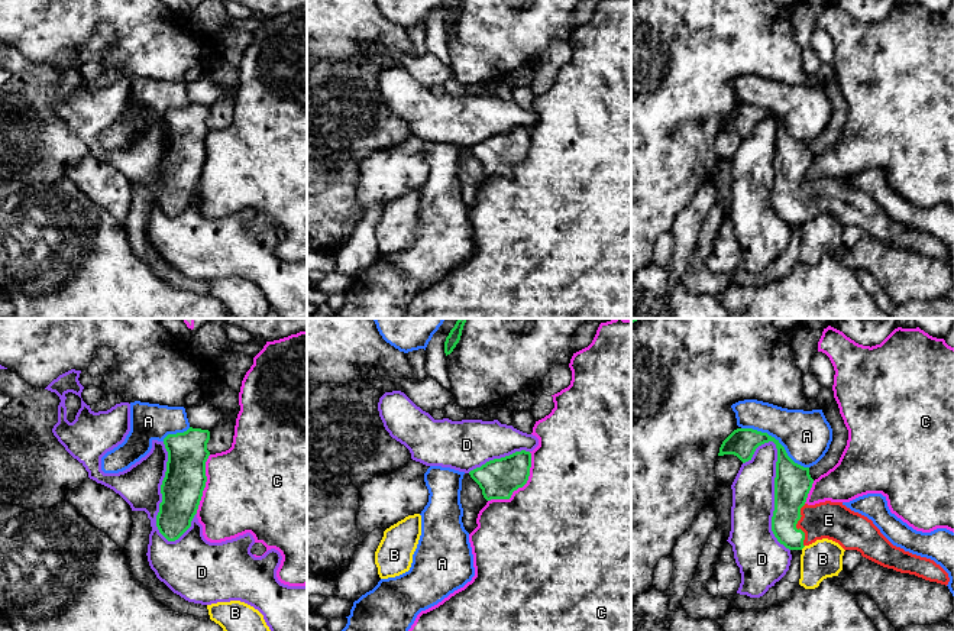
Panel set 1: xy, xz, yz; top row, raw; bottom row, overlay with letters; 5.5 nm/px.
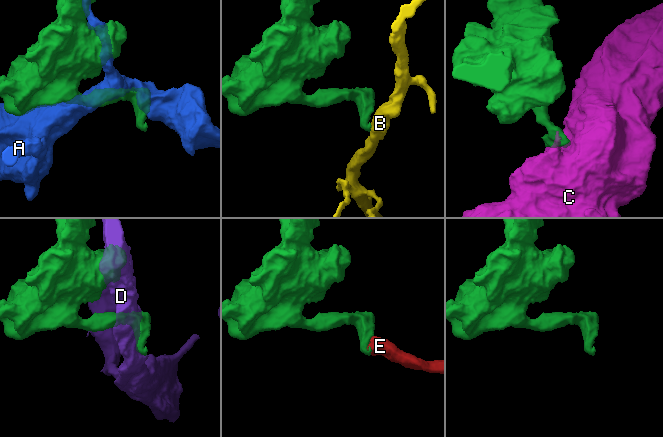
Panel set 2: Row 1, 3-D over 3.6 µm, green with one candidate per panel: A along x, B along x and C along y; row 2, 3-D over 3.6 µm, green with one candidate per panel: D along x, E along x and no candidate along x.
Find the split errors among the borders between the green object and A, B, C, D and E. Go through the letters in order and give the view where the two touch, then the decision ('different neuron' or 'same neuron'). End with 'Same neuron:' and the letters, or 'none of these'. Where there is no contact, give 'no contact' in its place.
A: contact in yz; different neuron
B: contact in yz; different neuron
C: contact in xz; different neuron
D: contact in yz; different neuron
E: contact in yz; same neuron
Same neuron: E

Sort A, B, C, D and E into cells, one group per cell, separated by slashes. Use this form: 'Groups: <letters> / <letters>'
Groups: A / B / C / D / E

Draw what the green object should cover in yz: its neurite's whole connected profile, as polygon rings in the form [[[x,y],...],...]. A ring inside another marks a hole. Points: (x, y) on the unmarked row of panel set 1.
[[[737,104],[722,117],[718,132],[734,130],[746,139],[759,122],[769,117],[777,124],[772,207],[780,220],[789,226],[802,226],[816,216],[828,214],[883,243],[948,261],[948,249],[940,240],[893,221],[871,195],[843,178],[808,181],[814,159],[809,143],[795,139],[779,116],[767,109]]]

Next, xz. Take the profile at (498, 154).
[[[521,126],[494,135],[469,148],[482,165],[486,177],[510,175],[512,168],[523,164],[530,152],[531,129]]]

